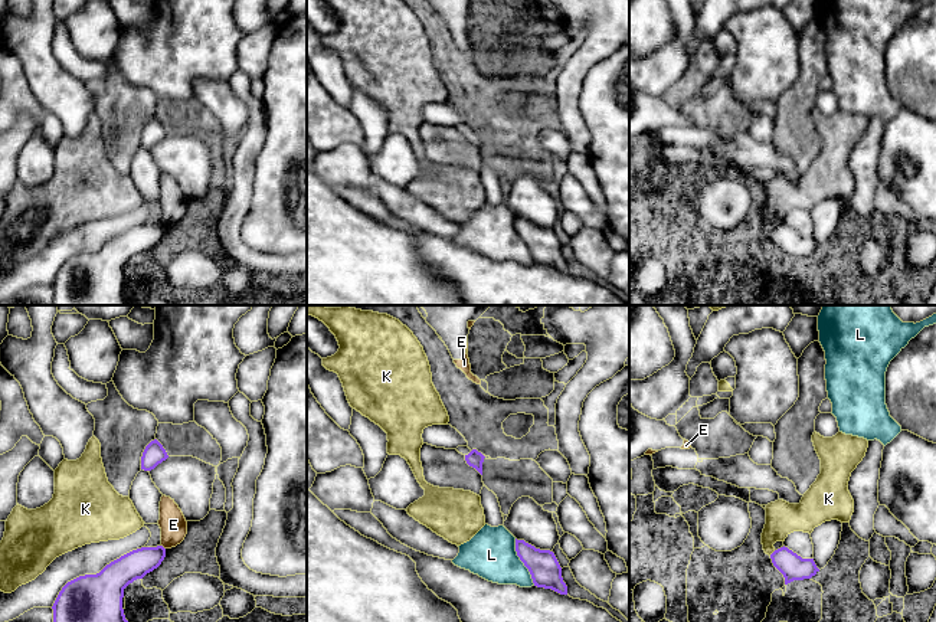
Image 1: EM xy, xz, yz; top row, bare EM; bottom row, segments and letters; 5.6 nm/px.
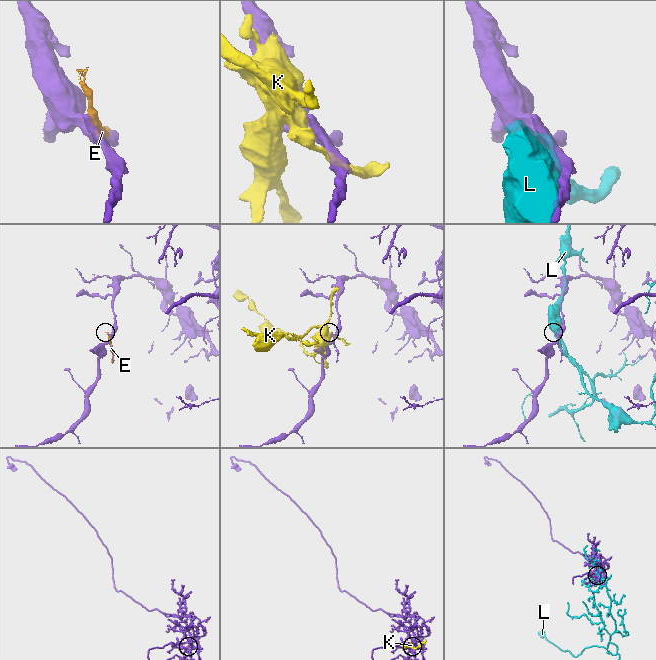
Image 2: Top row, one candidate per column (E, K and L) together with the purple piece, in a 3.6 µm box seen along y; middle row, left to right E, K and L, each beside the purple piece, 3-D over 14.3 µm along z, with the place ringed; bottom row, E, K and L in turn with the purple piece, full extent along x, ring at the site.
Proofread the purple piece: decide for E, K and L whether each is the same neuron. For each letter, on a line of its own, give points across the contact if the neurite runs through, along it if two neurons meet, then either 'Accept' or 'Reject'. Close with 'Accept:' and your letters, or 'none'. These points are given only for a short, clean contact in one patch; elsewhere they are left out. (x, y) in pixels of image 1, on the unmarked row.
E: Reject
K: Reject
L: Reject
Accept: none

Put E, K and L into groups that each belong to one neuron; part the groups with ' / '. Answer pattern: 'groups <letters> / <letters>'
groups E / K / L

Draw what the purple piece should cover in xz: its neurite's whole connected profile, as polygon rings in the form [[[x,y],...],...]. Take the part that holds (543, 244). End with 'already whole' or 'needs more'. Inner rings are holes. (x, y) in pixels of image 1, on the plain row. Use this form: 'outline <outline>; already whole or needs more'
outline [[[517,216],[516,229],[528,246],[534,263],[567,272],[567,263],[562,255],[562,245],[553,229],[536,226],[524,217]]]; already whole

